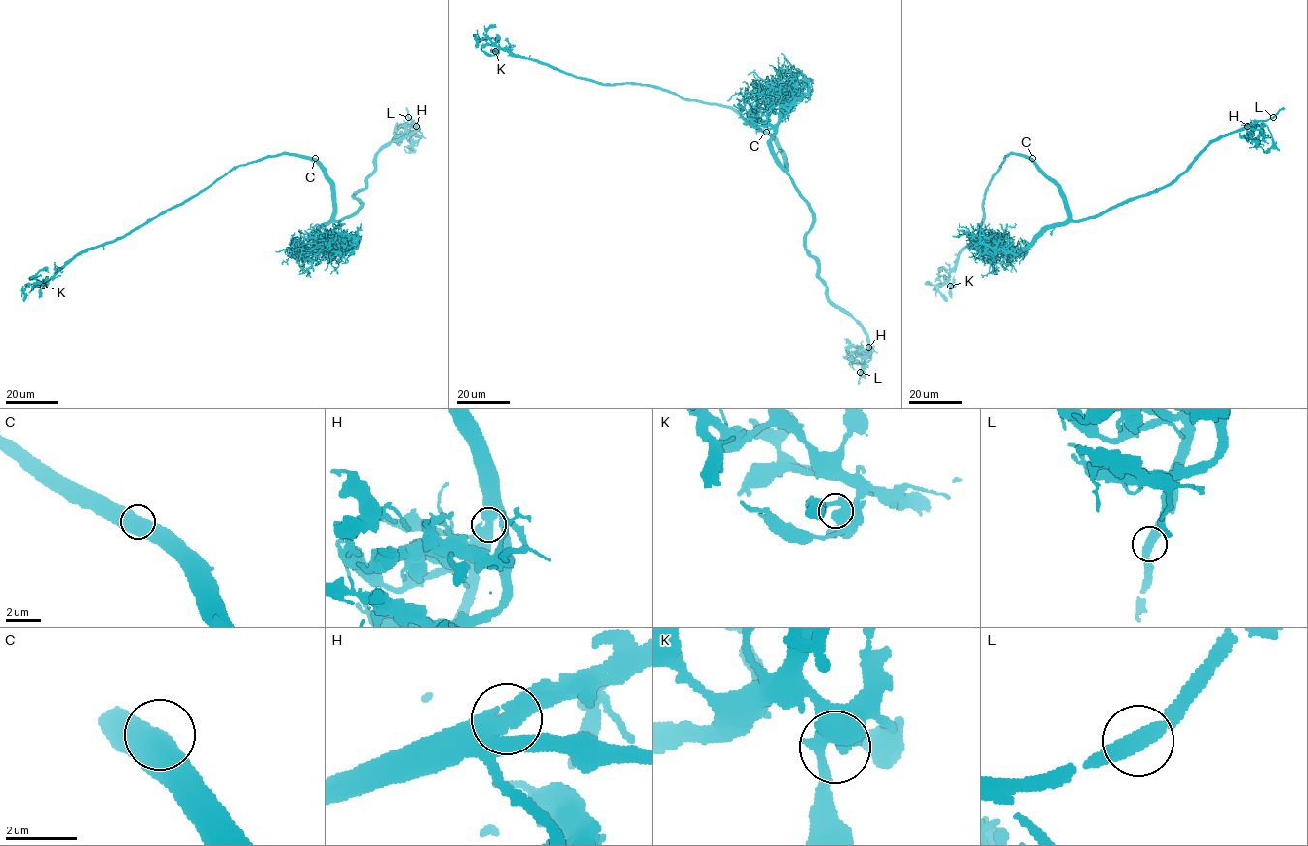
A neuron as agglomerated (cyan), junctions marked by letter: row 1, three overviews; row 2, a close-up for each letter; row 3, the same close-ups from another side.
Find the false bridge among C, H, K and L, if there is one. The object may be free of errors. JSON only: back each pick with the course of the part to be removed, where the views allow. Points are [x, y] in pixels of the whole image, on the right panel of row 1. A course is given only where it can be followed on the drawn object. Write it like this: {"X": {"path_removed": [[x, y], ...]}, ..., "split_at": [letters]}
{"split_at": []}

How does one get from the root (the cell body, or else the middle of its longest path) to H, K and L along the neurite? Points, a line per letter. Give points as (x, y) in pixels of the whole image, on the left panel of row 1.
H: (313, 162), (331, 187), (333, 218), (349, 217), (361, 207), (354, 196), (365, 187), (374, 157), (416, 127)
K: (313, 162), (280, 153), (234, 166), (195, 195), (123, 236), (77, 253), (43, 286)
L: (313, 162), (331, 187), (333, 218), (349, 217), (374, 157), (415, 129), (408, 117)

